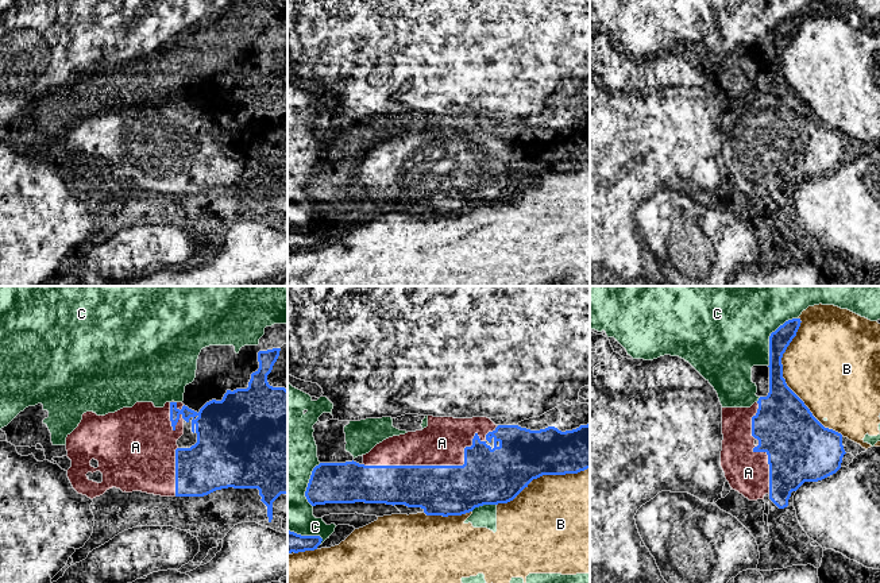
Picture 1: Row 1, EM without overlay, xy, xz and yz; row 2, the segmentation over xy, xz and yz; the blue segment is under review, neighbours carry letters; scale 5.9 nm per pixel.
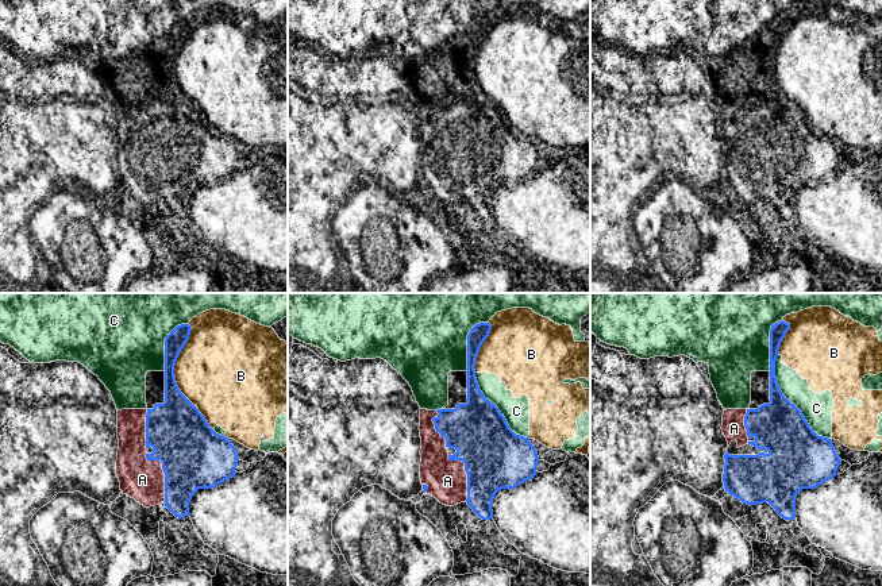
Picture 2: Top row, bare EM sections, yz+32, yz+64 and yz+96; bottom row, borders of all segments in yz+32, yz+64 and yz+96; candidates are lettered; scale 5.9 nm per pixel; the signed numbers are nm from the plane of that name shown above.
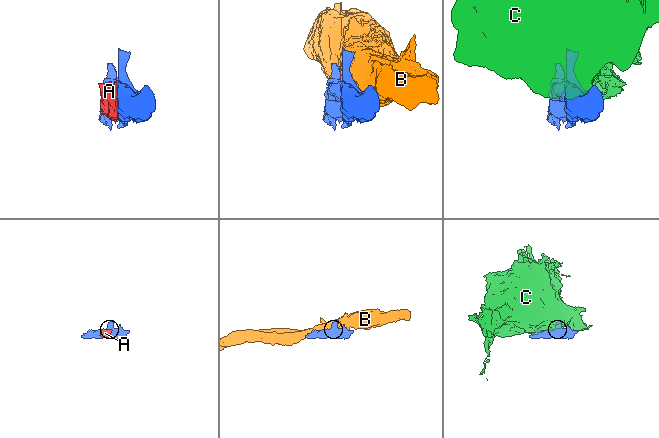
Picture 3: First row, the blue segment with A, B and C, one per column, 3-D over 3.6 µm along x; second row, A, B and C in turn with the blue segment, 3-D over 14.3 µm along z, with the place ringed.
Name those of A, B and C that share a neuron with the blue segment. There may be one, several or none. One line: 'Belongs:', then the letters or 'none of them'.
Belongs: A

